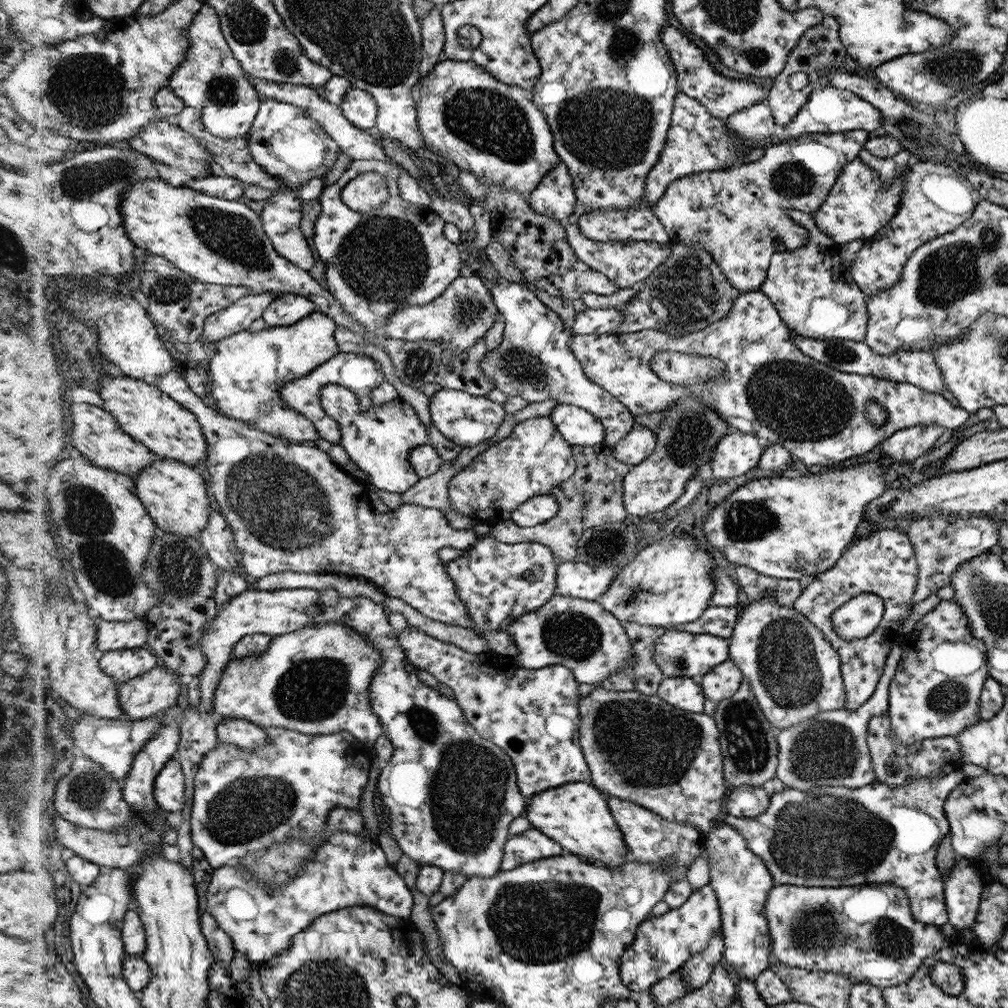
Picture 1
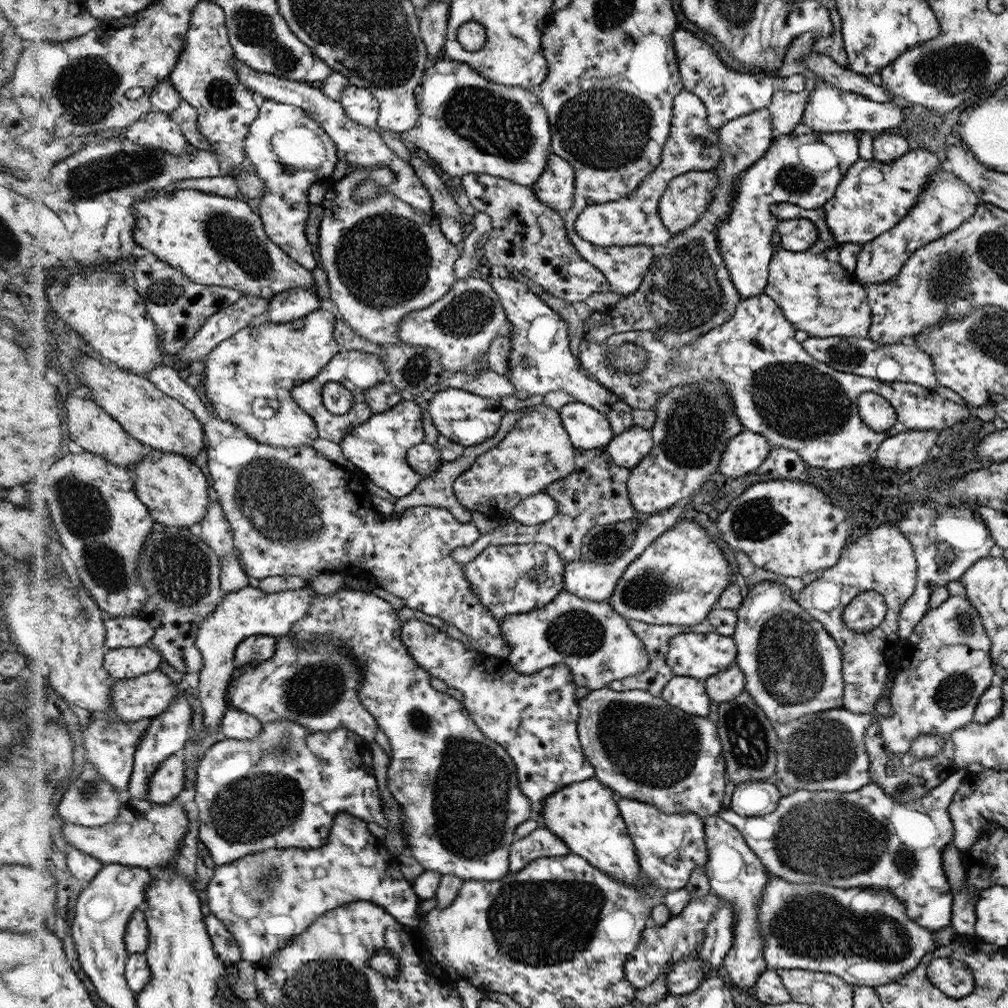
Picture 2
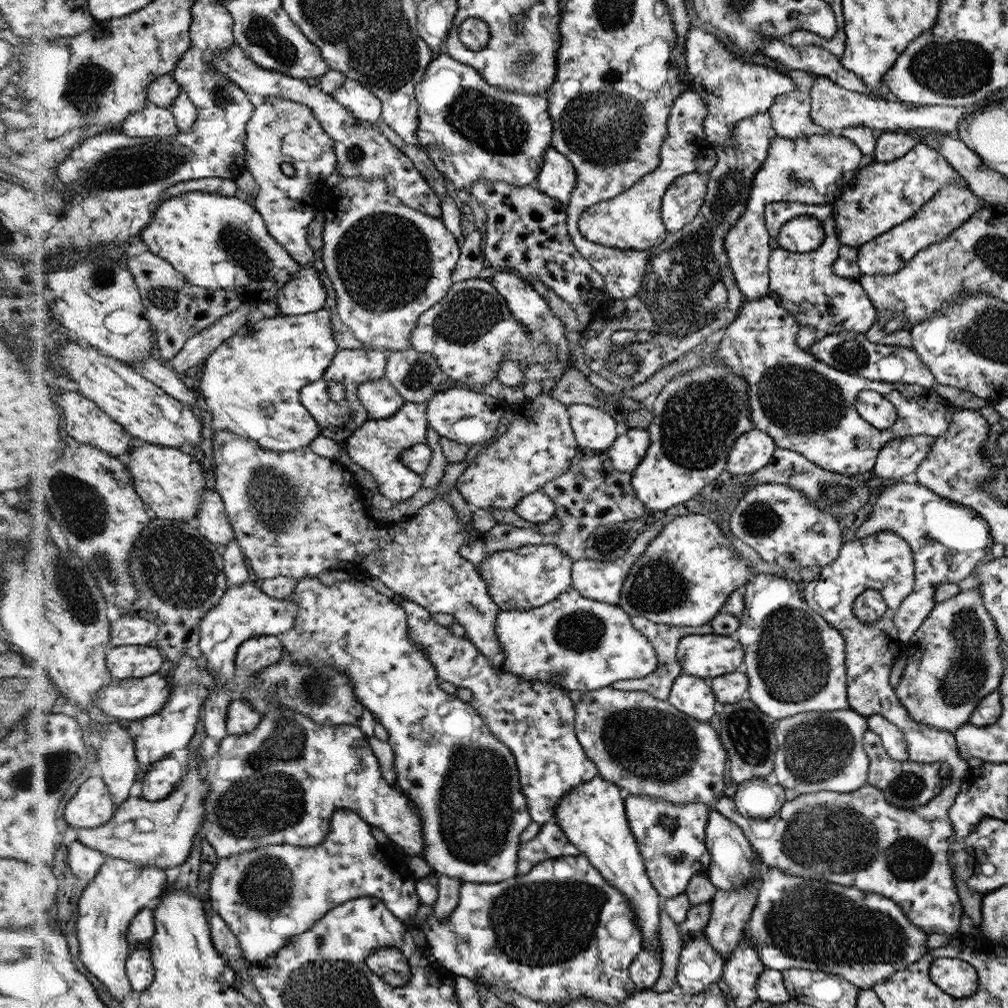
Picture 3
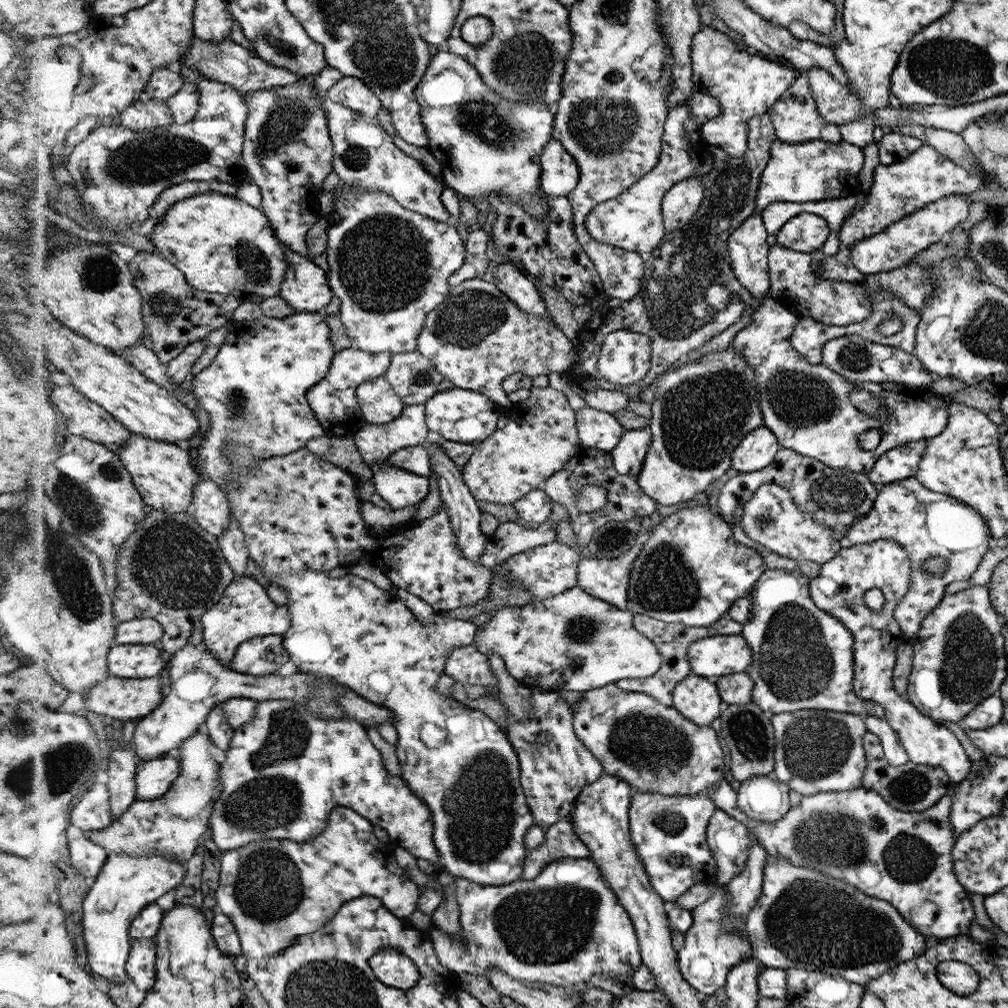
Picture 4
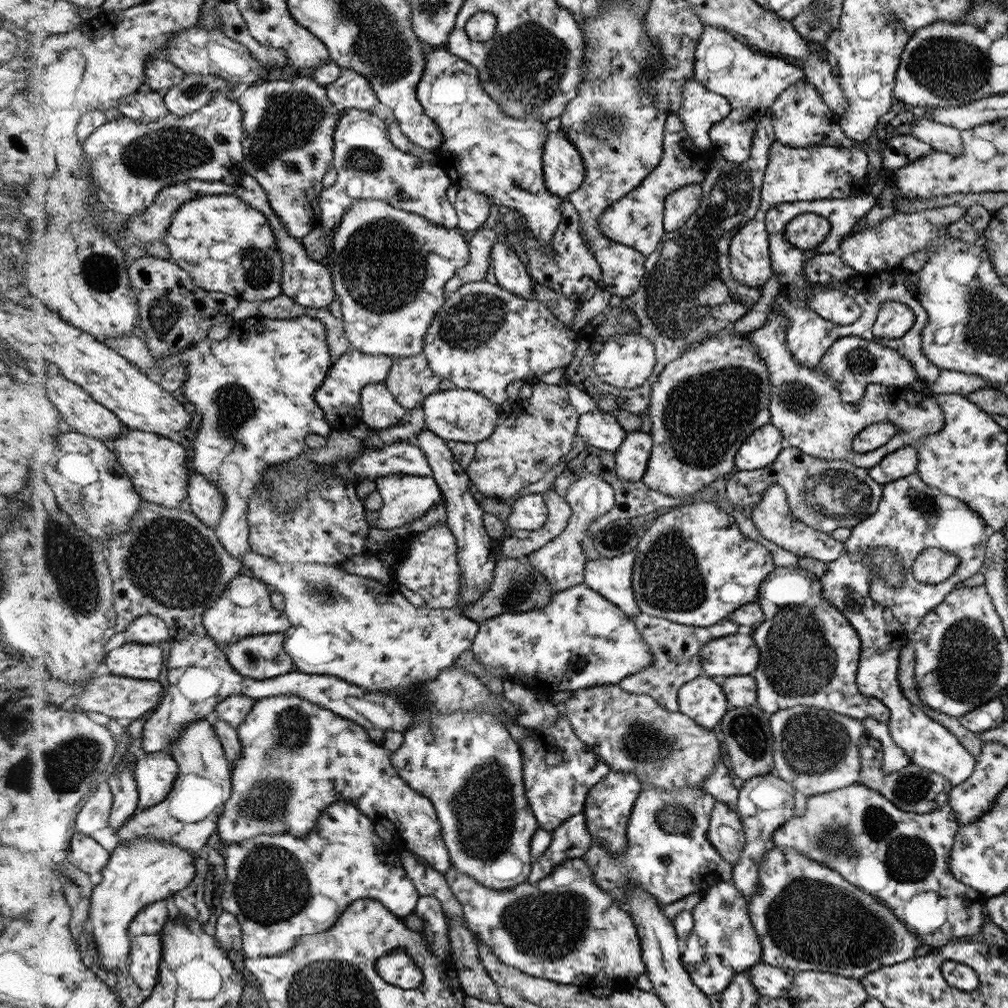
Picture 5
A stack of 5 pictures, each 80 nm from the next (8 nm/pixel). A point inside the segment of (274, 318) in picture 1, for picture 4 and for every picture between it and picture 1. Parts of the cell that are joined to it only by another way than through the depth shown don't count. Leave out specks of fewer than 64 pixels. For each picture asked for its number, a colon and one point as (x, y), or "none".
2: (295, 304)
3: (305, 294)
4: (306, 289)

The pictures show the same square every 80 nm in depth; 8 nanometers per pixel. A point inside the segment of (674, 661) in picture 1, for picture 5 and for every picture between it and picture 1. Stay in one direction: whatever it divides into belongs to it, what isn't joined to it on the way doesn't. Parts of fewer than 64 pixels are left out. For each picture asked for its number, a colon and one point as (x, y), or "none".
2: (698, 655)
3: (707, 656)
4: (715, 656)
5: (737, 654)

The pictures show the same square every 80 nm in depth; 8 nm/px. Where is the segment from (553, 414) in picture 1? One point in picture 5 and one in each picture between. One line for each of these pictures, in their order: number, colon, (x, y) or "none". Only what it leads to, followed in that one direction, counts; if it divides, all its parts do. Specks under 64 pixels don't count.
2: (588, 428)
3: (595, 429)
4: (601, 430)
5: (600, 429)

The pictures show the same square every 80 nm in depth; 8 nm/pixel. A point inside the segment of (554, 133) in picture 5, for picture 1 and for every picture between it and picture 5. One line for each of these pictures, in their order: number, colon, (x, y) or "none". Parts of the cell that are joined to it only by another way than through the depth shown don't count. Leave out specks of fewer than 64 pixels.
1: (555, 197)
2: (556, 187)
3: (557, 179)
4: (560, 174)

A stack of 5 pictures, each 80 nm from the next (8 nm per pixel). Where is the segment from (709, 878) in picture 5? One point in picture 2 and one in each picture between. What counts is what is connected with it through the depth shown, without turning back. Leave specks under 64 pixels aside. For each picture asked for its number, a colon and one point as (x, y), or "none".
2: (670, 847)
3: (671, 837)
4: (670, 832)

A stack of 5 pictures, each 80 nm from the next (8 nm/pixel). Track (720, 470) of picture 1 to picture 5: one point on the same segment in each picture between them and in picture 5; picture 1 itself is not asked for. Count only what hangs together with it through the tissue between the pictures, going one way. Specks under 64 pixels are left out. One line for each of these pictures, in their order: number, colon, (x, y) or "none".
2: (745, 453)
3: (753, 450)
4: (758, 449)
5: (761, 449)

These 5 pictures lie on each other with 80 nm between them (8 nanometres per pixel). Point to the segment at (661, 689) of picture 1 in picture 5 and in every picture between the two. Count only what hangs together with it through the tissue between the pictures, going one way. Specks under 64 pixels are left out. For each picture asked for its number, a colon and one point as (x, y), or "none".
2: (688, 694)
3: (694, 696)
4: (698, 698)
5: (702, 698)

